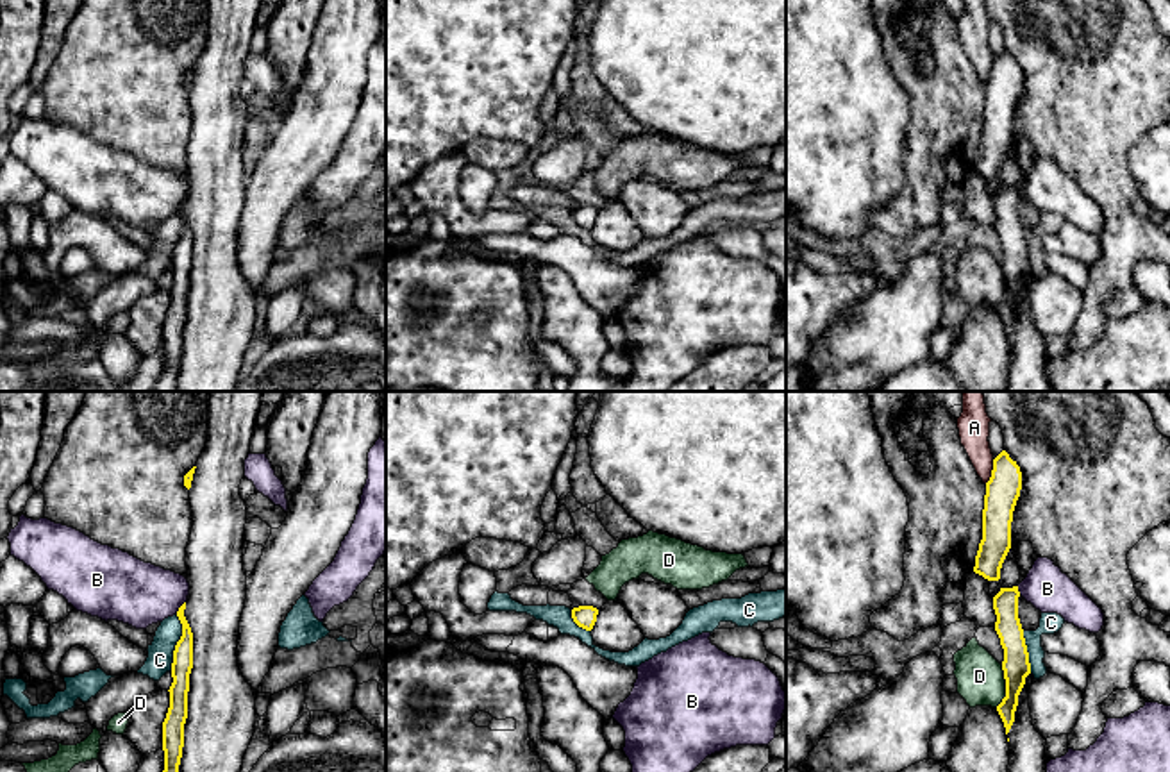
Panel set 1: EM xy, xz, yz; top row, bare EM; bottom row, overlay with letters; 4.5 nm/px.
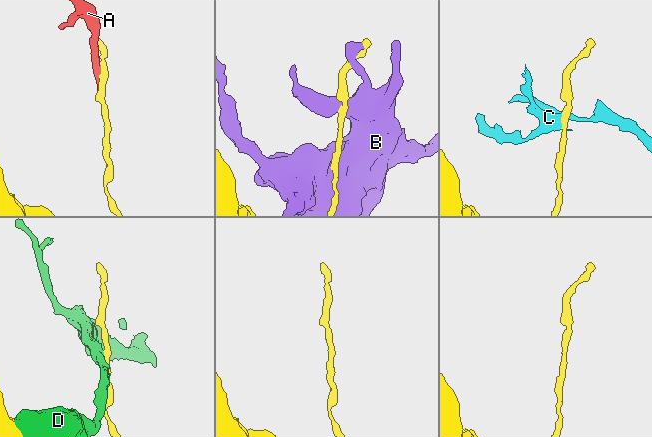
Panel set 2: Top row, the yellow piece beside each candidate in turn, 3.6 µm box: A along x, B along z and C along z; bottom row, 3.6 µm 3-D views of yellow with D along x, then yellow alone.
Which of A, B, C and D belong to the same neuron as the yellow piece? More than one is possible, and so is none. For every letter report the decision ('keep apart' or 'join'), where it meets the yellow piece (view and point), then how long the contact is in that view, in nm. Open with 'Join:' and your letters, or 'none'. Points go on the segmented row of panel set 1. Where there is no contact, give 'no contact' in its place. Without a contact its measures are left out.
Join: none
A: keep apart; meets yellow in yz at (992, 472); contact 120 nm long
B: keep apart; meets yellow in xy at (179, 608); contact 80 nm long
C: keep apart; meets yellow in xy at (177, 642); contact 260 nm long
D: keep apart; meets yellow in yz at (1006, 687); contact 190 nm long

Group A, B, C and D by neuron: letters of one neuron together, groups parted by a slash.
A C / B / D

